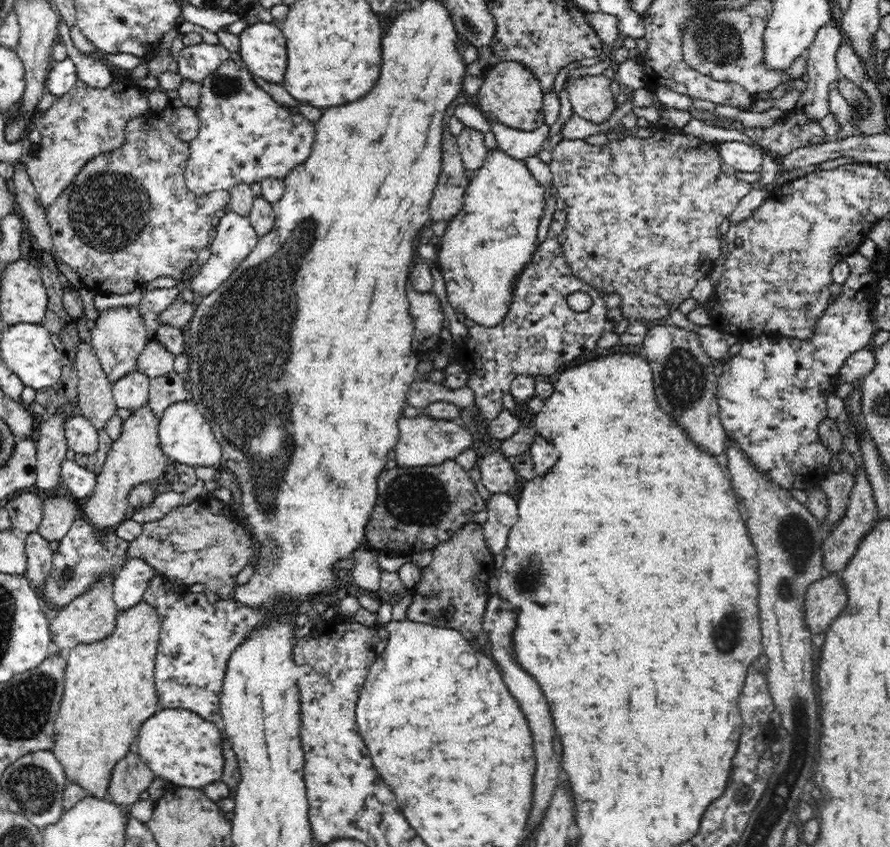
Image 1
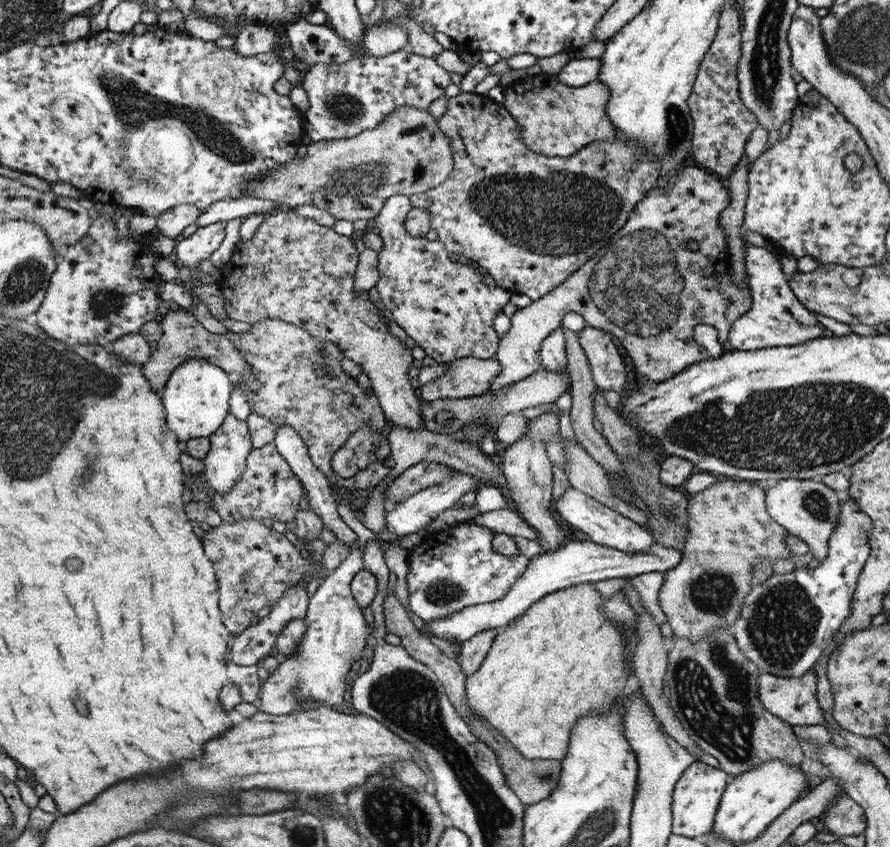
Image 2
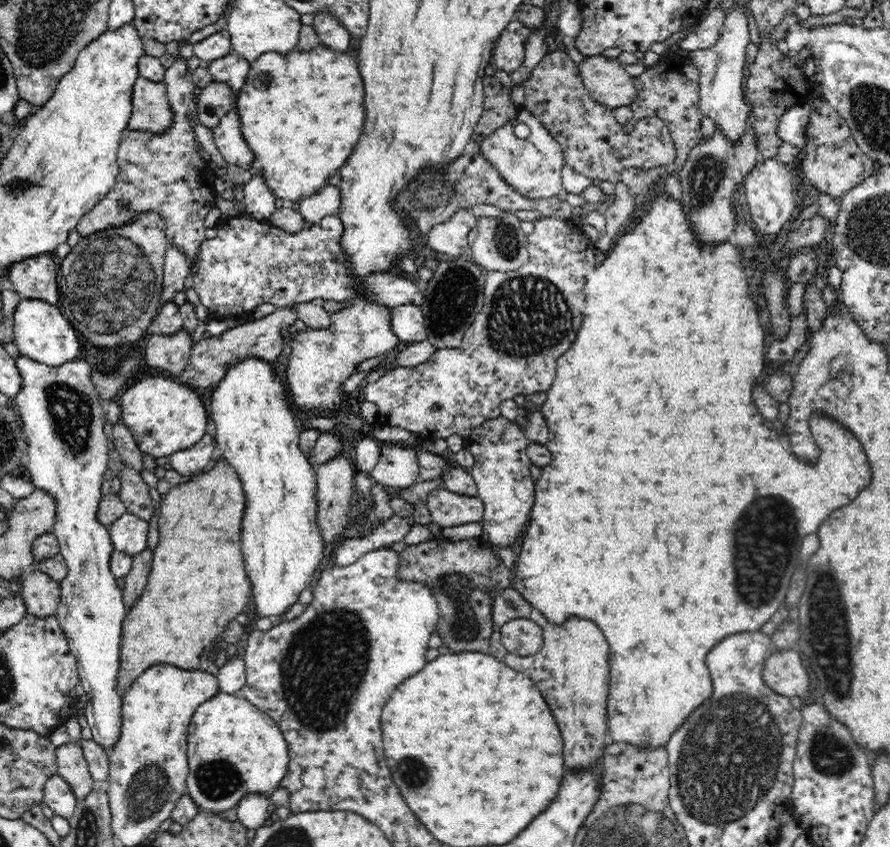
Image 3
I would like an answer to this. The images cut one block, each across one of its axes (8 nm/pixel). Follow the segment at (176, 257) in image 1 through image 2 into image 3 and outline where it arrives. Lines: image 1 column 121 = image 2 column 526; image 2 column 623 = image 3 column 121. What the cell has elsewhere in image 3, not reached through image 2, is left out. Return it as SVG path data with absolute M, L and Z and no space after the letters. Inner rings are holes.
M188 40L178 41L180 50L178 57L170 68L165 69L163 78L166 83L167 97L174 111L174 122L162 135L127 131L119 144L117 163L119 173L114 186L106 196L80 218L76 232L81 238L102 233L102 230L116 229L132 222L140 212L155 212L166 223L166 239L169 245L185 254L188 262L199 261L205 236L206 214L215 207L216 192L213 187L215 175L208 163L201 157L202 148L194 135L192 122L189 121L188 110L192 100L192 92L196 90L191 81L190 70L186 61L193 55L193 45Z

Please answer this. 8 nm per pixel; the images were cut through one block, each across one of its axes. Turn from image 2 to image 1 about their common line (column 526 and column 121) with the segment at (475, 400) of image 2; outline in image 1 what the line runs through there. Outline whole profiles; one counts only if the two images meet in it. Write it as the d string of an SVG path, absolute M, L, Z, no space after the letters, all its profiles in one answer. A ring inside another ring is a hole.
M130 372L122 379L116 380L111 388L117 408L134 410L146 405L149 399L150 379L142 372Z

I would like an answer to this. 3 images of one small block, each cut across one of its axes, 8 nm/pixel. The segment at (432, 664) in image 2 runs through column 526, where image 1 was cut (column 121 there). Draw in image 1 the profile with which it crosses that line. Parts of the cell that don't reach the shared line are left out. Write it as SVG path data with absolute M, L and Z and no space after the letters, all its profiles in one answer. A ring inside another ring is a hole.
M129 752L124 758L118 760L114 770L112 770L106 798L113 803L130 807L134 802L140 800L139 798L142 792L146 792L150 788L153 779L154 775L142 762L141 758L137 754Z

